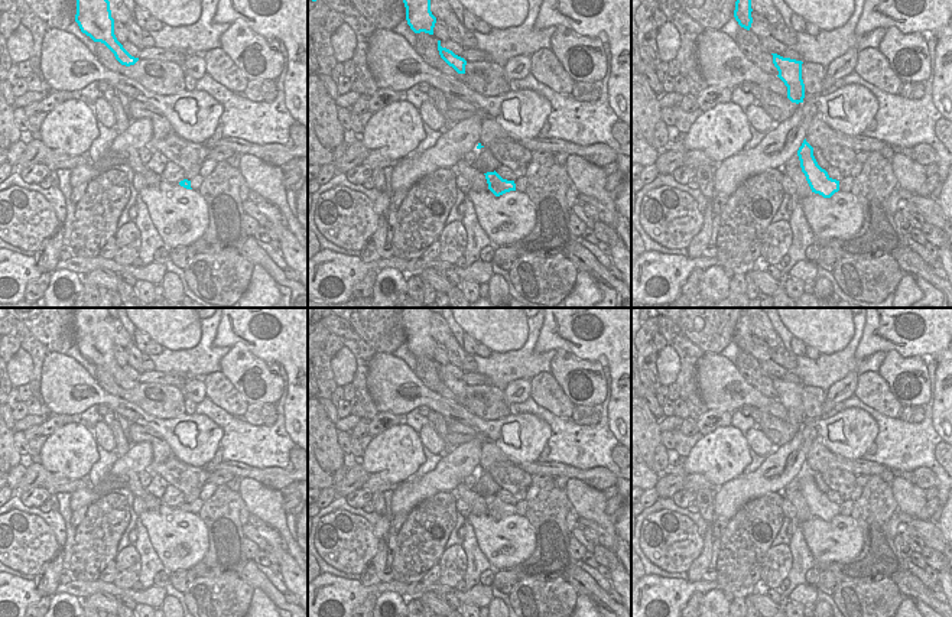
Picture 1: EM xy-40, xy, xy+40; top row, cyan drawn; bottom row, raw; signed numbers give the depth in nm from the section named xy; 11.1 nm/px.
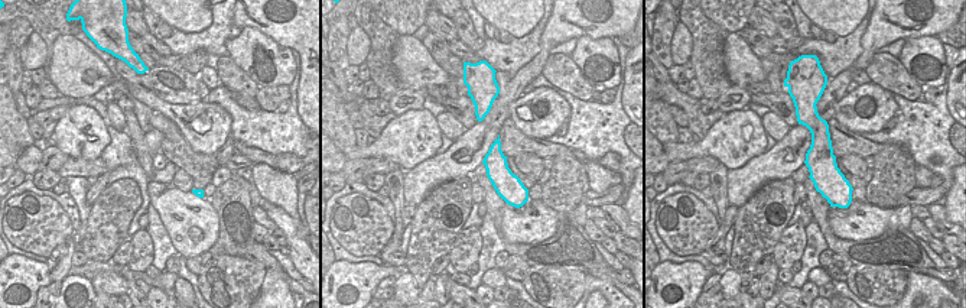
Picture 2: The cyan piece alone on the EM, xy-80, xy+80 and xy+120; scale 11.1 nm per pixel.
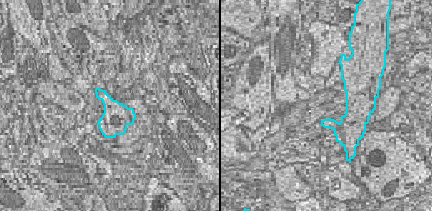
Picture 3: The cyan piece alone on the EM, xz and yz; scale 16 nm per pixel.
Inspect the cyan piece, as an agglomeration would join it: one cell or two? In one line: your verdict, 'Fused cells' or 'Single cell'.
Single cell

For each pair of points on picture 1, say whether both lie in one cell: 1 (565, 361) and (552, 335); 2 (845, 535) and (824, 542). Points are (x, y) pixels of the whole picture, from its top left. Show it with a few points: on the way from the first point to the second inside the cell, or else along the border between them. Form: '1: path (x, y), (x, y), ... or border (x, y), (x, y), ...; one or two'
1: border (556, 348), (565, 348), (590, 361); two
2: path (840, 536), (829, 538); one

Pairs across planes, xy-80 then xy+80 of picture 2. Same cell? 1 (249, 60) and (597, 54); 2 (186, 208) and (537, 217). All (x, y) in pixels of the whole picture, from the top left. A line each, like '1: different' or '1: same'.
1: same
2: same

